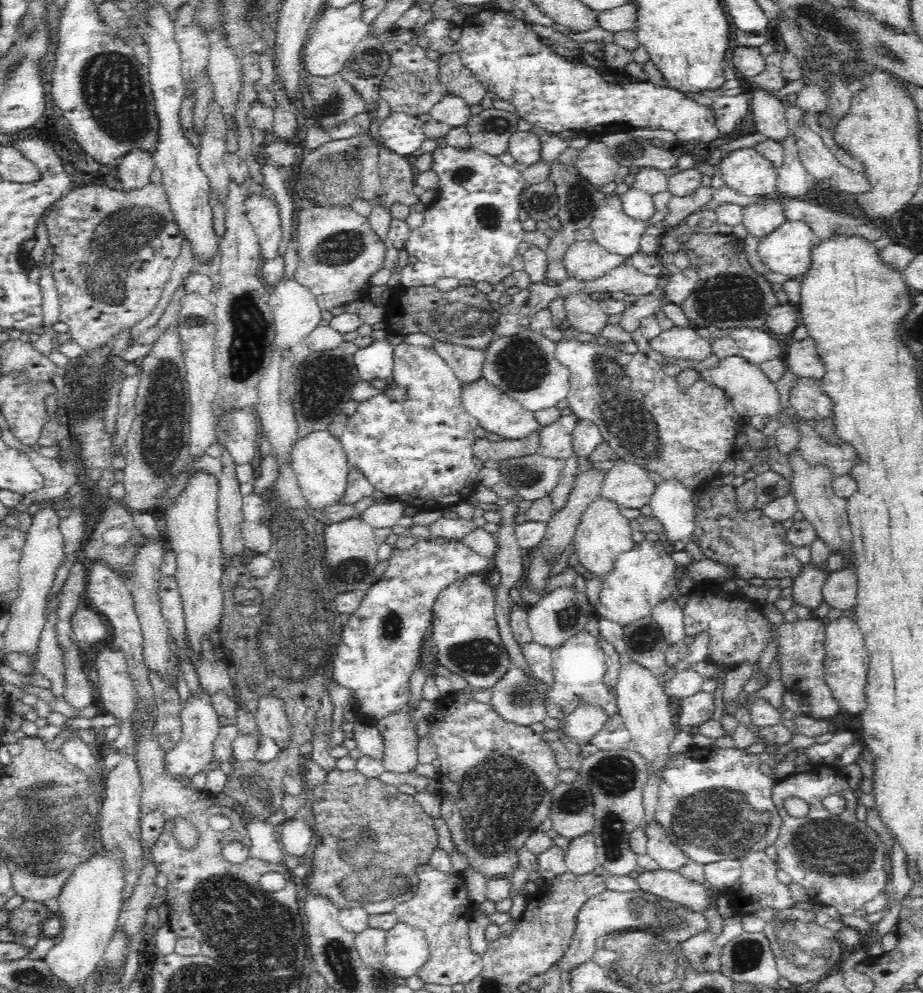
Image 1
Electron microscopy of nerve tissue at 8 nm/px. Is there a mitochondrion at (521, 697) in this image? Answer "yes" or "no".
yes

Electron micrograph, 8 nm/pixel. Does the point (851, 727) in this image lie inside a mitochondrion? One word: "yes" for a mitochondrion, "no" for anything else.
no

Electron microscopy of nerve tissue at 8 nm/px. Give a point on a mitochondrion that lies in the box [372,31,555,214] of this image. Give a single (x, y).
(496, 124)

